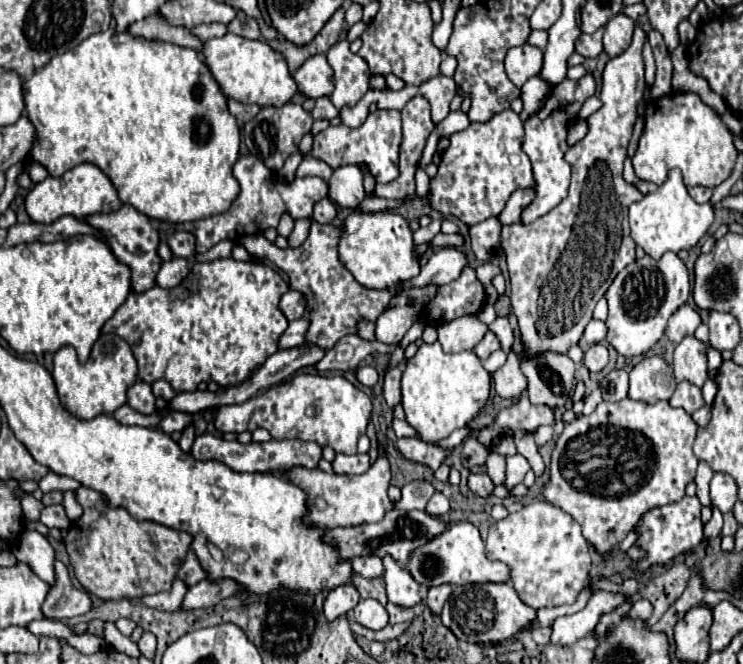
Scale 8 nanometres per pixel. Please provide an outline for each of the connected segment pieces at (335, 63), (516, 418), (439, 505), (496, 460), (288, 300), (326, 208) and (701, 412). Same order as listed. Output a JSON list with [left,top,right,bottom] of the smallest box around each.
[[327,40,369,108],[477,394,555,448],[427,492,449,514],[485,452,505,486],[281,290,305,320],[313,198,337,224],[691,404,711,428]]

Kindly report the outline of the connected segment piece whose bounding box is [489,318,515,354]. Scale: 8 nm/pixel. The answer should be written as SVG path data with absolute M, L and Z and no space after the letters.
M497 318L497 320L489 326L489 330L499 338L499 342L501 342L501 350L503 350L505 354L509 354L513 342L515 342L513 328L511 328L511 324L509 324L509 318Z

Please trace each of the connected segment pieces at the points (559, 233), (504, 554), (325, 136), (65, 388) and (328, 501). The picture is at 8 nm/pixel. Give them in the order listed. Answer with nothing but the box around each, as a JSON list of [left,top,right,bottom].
[[501,28,645,358],[485,502,589,610],[311,110,401,182],[51,334,137,420],[279,454,393,528]]

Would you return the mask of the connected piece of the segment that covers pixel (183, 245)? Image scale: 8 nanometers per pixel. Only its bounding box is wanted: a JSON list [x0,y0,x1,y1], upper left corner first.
[167,232,195,258]

